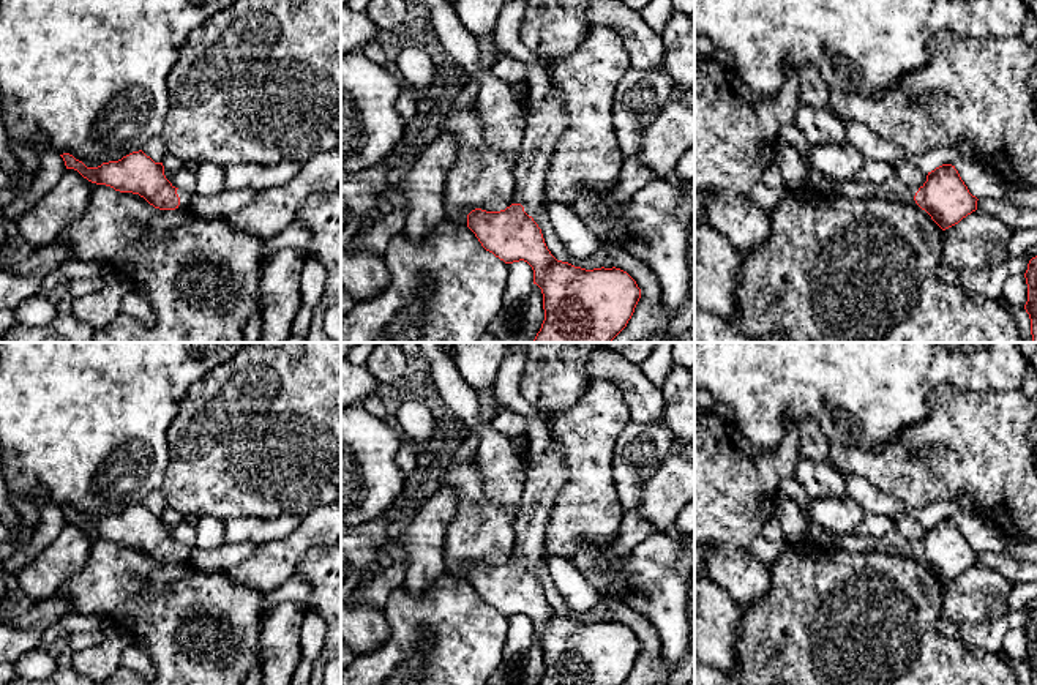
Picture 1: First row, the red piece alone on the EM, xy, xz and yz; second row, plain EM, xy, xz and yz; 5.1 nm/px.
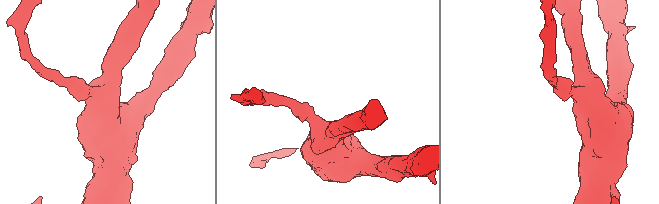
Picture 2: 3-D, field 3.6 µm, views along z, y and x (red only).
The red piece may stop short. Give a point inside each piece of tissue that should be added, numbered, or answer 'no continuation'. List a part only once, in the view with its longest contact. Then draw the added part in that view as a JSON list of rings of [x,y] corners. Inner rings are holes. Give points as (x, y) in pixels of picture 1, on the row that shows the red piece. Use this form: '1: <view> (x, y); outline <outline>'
1: xz (546, 119); outline [[[507,0],[494,28],[497,49],[527,66],[526,82],[529,95],[524,104],[524,139],[521,163],[515,174],[513,204],[521,204],[529,216],[543,207],[545,178],[557,139],[568,126],[568,112],[554,96],[554,85],[540,57],[529,51],[519,36],[524,16],[524,0]]]

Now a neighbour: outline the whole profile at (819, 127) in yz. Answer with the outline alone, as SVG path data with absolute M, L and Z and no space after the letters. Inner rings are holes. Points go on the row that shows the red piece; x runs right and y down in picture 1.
M799 106L794 125L814 147L838 145L848 142L846 126L830 109Z

